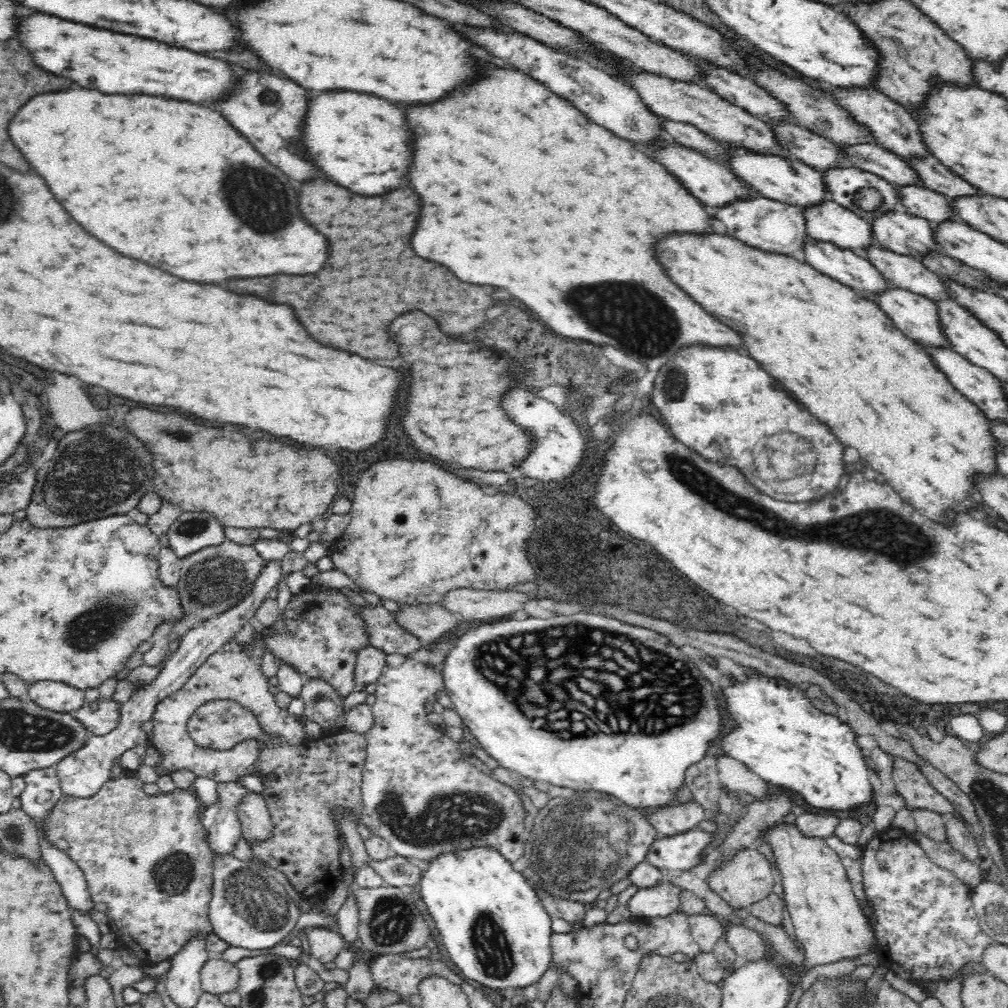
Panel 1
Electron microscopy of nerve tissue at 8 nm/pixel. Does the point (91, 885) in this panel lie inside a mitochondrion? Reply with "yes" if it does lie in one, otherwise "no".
no

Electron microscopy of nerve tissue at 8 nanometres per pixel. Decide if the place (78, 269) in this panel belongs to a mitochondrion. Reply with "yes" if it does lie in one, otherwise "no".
no

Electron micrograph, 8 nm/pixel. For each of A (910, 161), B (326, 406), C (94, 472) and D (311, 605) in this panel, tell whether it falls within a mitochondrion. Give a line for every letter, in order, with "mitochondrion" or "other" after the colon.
A: other
B: other
C: mitochondrion
D: other

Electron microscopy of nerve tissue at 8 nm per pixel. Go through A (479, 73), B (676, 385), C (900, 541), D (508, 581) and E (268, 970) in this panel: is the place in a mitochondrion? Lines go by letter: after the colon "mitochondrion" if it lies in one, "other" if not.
A: other
B: mitochondrion
C: mitochondrion
D: other
E: mitochondrion

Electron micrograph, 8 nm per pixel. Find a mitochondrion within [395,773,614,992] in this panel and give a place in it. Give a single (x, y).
(491, 947)

